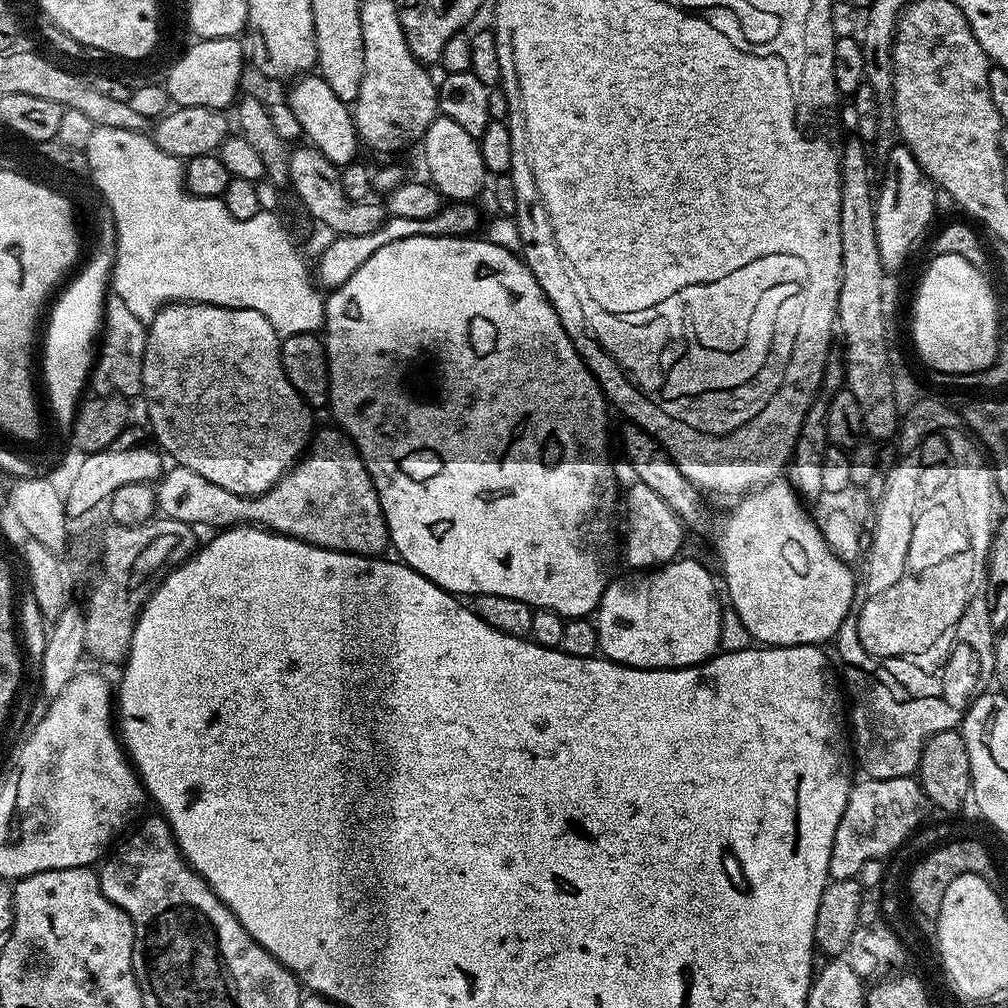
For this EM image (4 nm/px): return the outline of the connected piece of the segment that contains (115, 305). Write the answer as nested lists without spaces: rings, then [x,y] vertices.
[[[114,294],[105,299],[103,306],[102,335],[98,340],[98,355],[90,373],[90,388],[98,396],[139,397],[144,391],[142,362],[146,350],[148,329],[145,321],[139,320],[133,312]]]

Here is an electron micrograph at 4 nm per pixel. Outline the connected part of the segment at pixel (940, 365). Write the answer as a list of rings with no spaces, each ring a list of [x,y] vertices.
[[[936,254],[933,260],[929,262],[928,269],[924,272],[924,277],[920,280],[920,285],[916,288],[916,301],[912,304],[912,340],[916,343],[916,352],[933,368],[936,372],[948,372],[949,377],[958,374],[966,374],[967,372],[981,372],[983,368],[989,366],[996,361],[998,355],[998,337],[996,338],[996,296],[992,293],[992,288],[988,285],[988,280],[984,277],[985,273],[981,269],[976,268],[970,262],[966,262],[966,258],[962,258],[958,254]]]

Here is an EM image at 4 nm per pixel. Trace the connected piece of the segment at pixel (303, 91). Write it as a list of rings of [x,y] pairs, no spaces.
[[[305,74],[293,84],[296,85],[289,90],[286,103],[298,117],[298,126],[302,126],[307,143],[321,152],[331,164],[343,166],[353,163],[357,159],[358,137],[349,105],[343,104],[318,74]]]

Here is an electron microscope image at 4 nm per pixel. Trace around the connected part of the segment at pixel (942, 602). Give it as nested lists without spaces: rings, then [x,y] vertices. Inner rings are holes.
[[[960,430],[935,432],[926,437],[914,451],[907,453],[907,460],[913,462],[917,469],[915,488],[902,501],[902,507],[907,512],[914,512],[914,540],[916,544],[922,542],[924,546],[910,546],[908,550],[912,552],[906,556],[908,560],[912,556],[914,570],[918,570],[918,566],[922,570],[914,572],[916,576],[879,574],[876,577],[872,588],[886,590],[886,596],[878,598],[876,602],[870,600],[865,605],[864,616],[858,619],[863,642],[872,652],[920,652],[932,644],[940,632],[945,632],[952,621],[959,623],[966,610],[968,598],[985,567],[994,527],[994,472],[973,437],[968,436],[963,436]],[[930,532],[936,536],[936,576],[930,568],[926,572],[926,566],[930,564],[926,562],[926,540]]]

